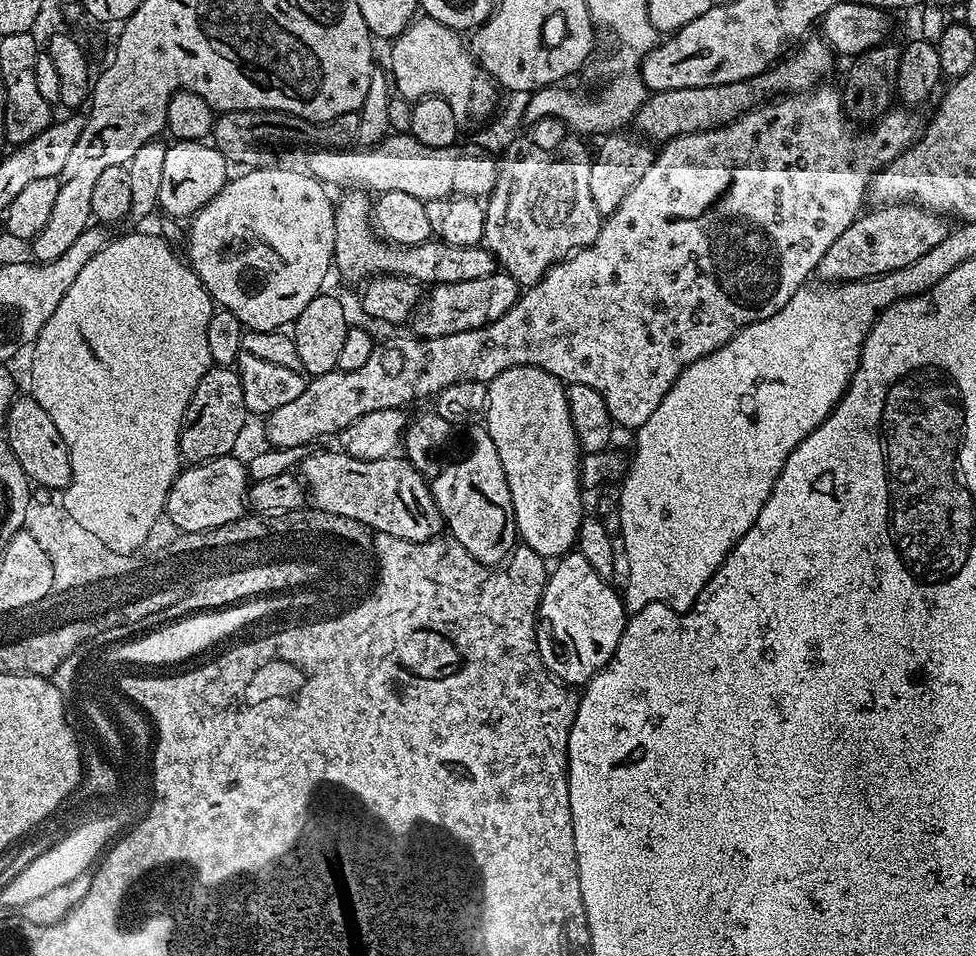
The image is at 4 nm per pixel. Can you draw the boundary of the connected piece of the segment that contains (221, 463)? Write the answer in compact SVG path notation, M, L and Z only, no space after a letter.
M230 454L185 467L168 491L167 519L172 519L184 532L208 534L212 528L245 515L249 487L249 469Z

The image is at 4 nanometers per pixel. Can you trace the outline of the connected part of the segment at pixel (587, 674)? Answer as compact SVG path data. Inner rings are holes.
M578 550L551 565L538 609L536 648L546 670L565 686L583 686L592 680L608 665L622 638L626 623L624 601L608 583Z

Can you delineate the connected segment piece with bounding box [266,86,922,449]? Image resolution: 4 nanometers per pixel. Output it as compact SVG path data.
M825 86L817 87L815 90L809 91L807 94L797 95L795 98L776 98L771 102L757 104L755 108L752 108L749 112L744 112L739 118L737 118L737 120L733 120L731 124L724 125L723 128L709 128L707 132L691 132L685 136L675 136L674 139L667 141L667 143L661 147L664 149L662 149L661 152L659 149L659 151L653 155L650 170L646 170L646 174L642 174L642 182L638 182L638 186L634 186L634 190L630 190L630 194L626 194L626 198L622 198L622 206L618 206L615 212L609 214L603 223L599 225L596 237L592 239L592 243L584 248L579 248L576 252L572 253L571 256L566 257L565 260L560 260L558 263L553 264L552 267L548 269L548 273L542 277L540 283L525 287L523 291L517 295L516 305L514 305L501 320L496 320L492 324L487 324L484 328L475 328L474 330L463 332L462 334L446 334L445 336L434 336L431 338L411 338L412 340L407 340L406 337L400 336L397 340L392 340L389 344L382 345L381 348L380 345L373 347L370 359L368 359L361 368L355 368L349 372L337 370L334 372L327 372L321 376L311 377L306 386L306 390L302 390L302 394L298 394L298 398L294 402L286 402L286 406L278 406L278 410L268 413L266 417L267 443L271 445L273 449L298 447L300 445L308 446L312 444L311 440L320 440L323 436L335 437L344 428L349 428L351 424L358 422L358 418L362 418L366 414L374 414L374 410L404 408L405 406L408 406L408 403L410 403L411 400L420 400L423 396L428 396L428 398L435 397L436 393L442 391L446 386L454 386L454 382L462 382L463 380L482 380L487 382L494 378L498 378L498 374L502 374L502 370L510 370L514 366L526 366L527 364L534 366L535 368L546 370L551 376L557 376L565 385L581 384L582 386L590 386L593 390L598 390L598 394L602 394L602 398L606 402L606 410L610 410L613 425L620 427L621 424L622 427L629 428L629 430L641 428L641 426L643 426L650 418L650 414L654 414L654 410L658 410L658 402L662 402L662 398L666 398L666 394L672 389L674 382L682 374L682 370L686 370L694 362L698 362L704 356L709 356L714 350L718 350L723 344L730 342L730 338L734 338L740 329L750 326L754 322L762 322L766 318L770 318L770 314L778 314L778 310L782 310L782 306L786 306L786 302L790 302L790 298L794 298L794 294L809 283L810 277L815 273L818 262L822 262L822 254L826 254L826 250L830 250L834 238L838 238L838 234L842 234L842 230L846 230L846 226L850 226L856 221L856 217L861 215L862 209L865 207L865 205L863 206L864 200L866 204L866 197L870 192L872 177L875 176L880 169L885 168L887 164L894 162L894 158L901 156L907 148L911 148L912 145L916 143L922 131L922 124L919 124L919 122L908 113L911 111L905 110L900 106L893 107L891 110L885 112L879 120L875 121L874 126L869 127L872 128L869 132L855 132L854 129L848 128L852 126L850 126L849 121L844 114L844 101L842 99L841 89L839 87L824 87Z

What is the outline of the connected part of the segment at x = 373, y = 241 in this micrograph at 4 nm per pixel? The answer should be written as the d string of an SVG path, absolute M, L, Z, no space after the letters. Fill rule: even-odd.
M348 190L335 205L334 268L344 280L357 286L374 276L404 276L421 286L435 286L450 282L470 282L470 278L486 278L497 271L496 257L483 246L450 246L433 238L426 244L404 248L381 240L372 228L373 197L359 190Z

